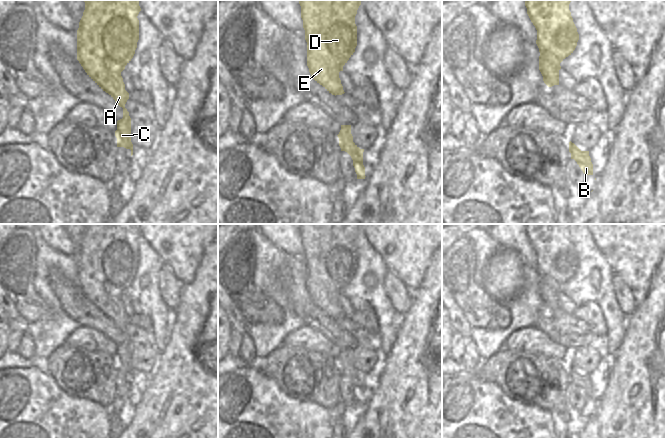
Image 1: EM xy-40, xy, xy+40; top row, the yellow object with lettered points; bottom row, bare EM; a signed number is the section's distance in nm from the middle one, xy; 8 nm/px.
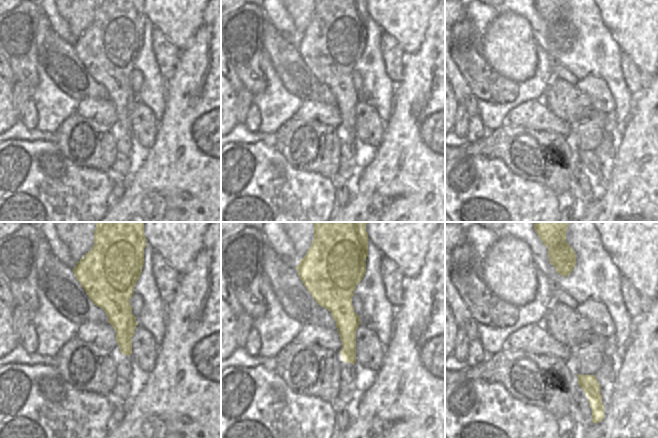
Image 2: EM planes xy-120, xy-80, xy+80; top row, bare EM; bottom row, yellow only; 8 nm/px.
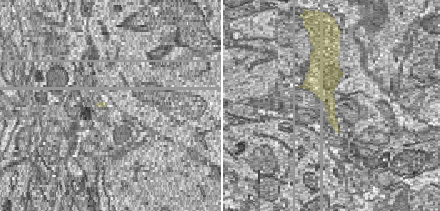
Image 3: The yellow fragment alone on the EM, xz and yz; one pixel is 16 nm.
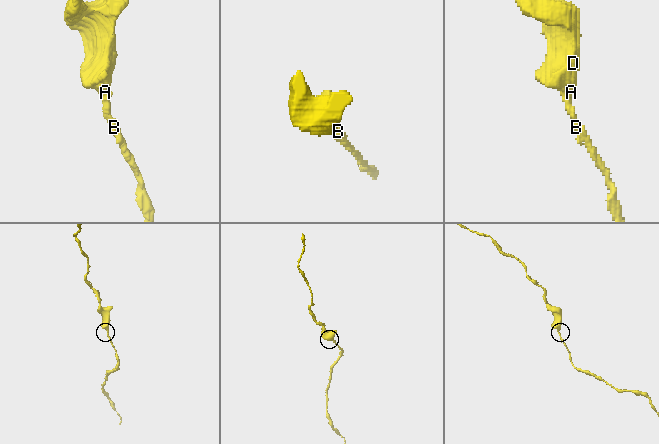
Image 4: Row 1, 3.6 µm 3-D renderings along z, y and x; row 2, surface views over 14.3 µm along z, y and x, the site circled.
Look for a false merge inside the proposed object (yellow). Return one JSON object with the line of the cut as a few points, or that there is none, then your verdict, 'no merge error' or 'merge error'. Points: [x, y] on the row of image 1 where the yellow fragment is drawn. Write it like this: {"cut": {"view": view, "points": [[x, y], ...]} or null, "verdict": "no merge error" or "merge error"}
{"cut": null, "verdict": "no merge error"}

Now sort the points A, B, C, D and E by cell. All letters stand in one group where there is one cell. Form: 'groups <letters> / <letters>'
groups A B C D E

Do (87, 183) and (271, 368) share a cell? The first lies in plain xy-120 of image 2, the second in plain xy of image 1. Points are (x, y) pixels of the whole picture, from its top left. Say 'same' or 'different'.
different

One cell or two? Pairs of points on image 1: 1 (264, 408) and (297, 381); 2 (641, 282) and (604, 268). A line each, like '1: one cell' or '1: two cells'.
1: two cells
2: two cells

